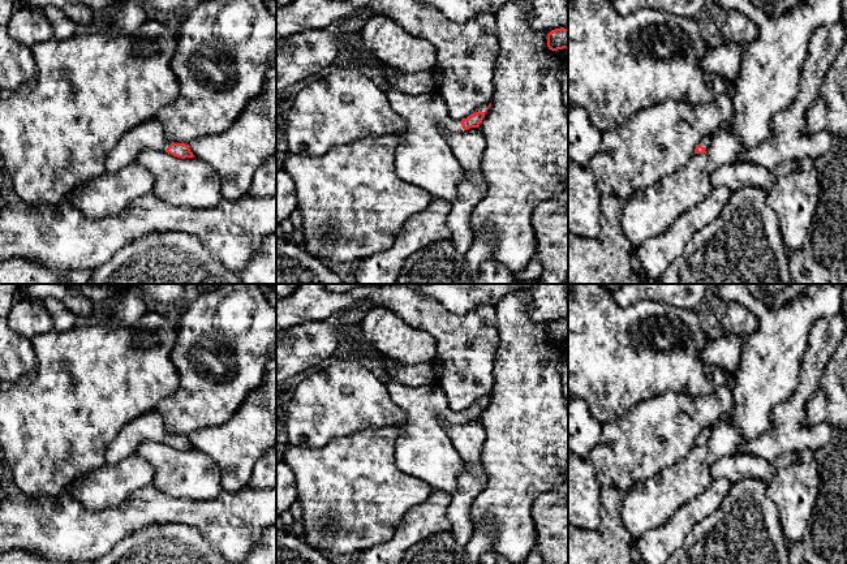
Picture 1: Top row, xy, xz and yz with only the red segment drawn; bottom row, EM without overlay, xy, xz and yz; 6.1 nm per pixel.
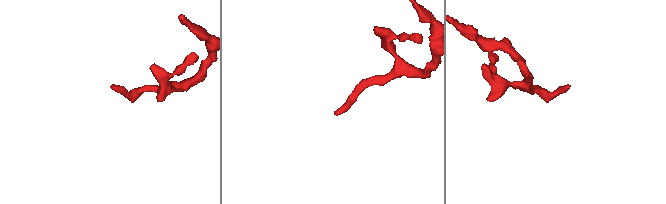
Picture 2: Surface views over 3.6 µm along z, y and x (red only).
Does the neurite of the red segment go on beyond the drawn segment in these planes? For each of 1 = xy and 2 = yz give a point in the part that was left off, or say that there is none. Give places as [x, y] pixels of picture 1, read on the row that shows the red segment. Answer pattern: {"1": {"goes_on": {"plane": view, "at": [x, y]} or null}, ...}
{"1": {"goes_on": {"plane": "xy", "at": [149, 134]}}, "2": {"goes_on": {"plane": "yz", "at": [704, 141]}}}

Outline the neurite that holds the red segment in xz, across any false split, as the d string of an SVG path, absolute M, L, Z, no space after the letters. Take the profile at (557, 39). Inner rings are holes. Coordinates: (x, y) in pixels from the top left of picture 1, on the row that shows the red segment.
M560 27L547 34L547 47L551 51L568 48L568 29Z

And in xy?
M151 119L128 130L106 156L106 172L115 173L120 168L134 163L146 148L167 151L177 158L194 158L186 143L168 142L159 121Z

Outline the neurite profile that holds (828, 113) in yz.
M843 0L840 21L846 29L846 42L822 81L817 100L807 111L805 134L847 133L847 0Z

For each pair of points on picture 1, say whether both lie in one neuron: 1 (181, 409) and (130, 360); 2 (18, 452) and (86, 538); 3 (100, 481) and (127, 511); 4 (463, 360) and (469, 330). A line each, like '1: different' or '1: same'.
1: different
2: different
3: different
4: same

